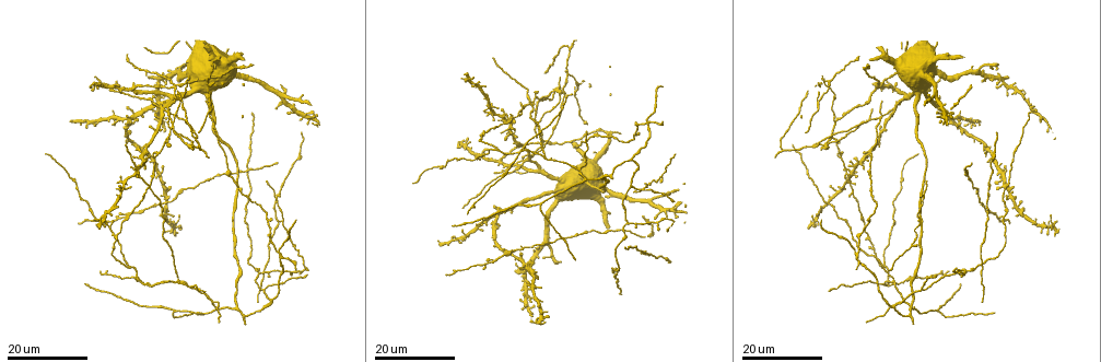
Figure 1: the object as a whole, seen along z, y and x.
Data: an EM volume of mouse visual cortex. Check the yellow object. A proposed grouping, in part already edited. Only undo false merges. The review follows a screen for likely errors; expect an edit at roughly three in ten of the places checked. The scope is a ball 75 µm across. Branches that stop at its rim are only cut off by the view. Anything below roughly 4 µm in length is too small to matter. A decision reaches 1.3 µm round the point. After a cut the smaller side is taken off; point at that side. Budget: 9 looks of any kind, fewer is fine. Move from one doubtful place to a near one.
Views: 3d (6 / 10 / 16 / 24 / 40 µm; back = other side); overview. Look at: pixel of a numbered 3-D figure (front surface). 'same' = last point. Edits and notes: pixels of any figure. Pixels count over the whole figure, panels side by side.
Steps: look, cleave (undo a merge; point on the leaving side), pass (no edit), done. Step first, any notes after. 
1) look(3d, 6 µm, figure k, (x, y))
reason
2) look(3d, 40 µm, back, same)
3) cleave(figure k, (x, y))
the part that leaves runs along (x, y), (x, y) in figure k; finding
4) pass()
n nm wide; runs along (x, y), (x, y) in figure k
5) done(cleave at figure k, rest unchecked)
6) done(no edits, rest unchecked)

look(3d, 24 µm, figure 1, (891, 107))
a fork

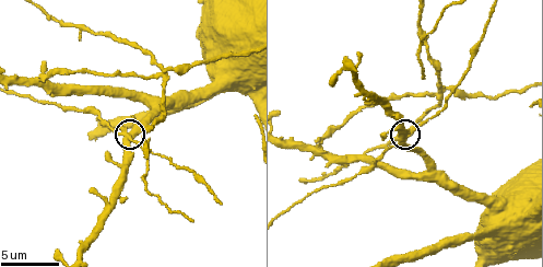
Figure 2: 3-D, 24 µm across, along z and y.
look(3d, 6 µm, figure 2, (128, 140))

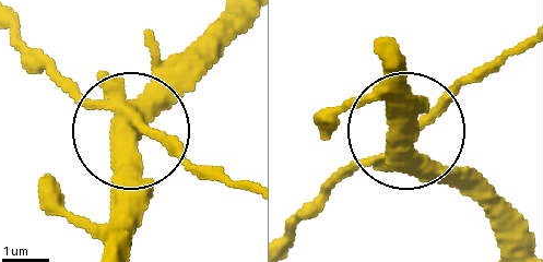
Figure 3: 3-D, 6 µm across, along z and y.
cleave(figure 3, (164, 143))
3 arms; the part that leaves runs along (129, 111), (208, 174), (243, 181) in figure 3; a second cell is stuck on

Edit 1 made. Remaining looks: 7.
look(3d, 16 µm, figure 1, (835, 122))

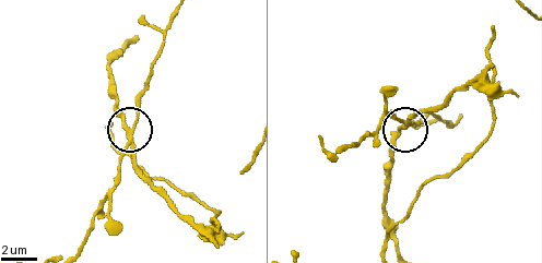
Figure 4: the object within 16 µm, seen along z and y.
look(3d, 10 µm, figure 4, (130, 126))

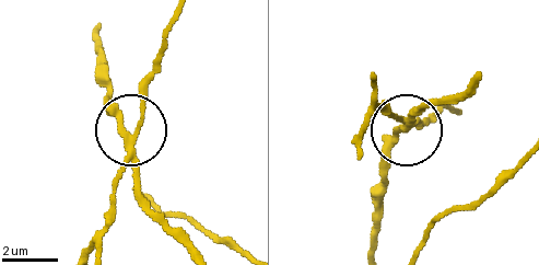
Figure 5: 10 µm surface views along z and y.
cleave(figure 5, (136, 192))
190 nm wide; the part that leaves runs along (133, 149), (113, 116), (98, 36) in figure 5; a second cell is stuck on

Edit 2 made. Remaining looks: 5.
look(overview)

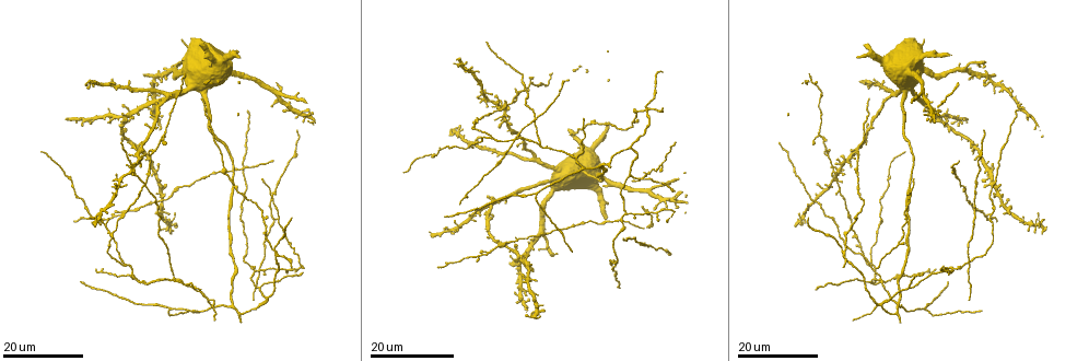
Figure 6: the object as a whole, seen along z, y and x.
look(3d, 16 µm, figure 6, (525, 258))

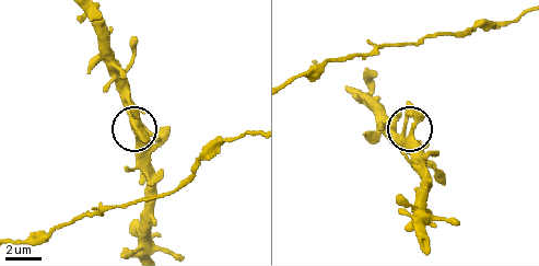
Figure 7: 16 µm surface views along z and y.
look(3d, 6 µm, figure 7, (410, 131))

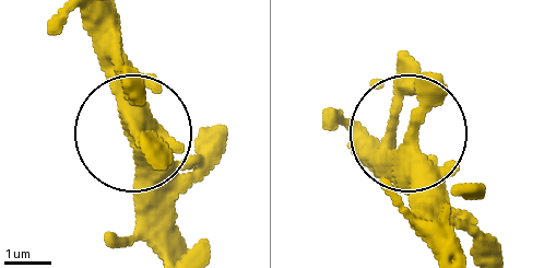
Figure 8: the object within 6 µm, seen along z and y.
pass()
runs along (362, 137), (409, 148), (421, 239) in figure 8; one cell here

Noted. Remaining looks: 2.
look(3d, 16 µm, figure 6, (629, 178))
arms part here

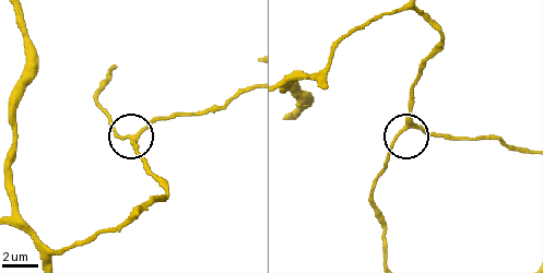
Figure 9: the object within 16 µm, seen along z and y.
look(3d, 6 µm, figure 9, (409, 127))
zoom in

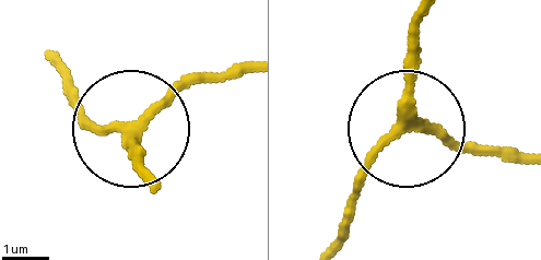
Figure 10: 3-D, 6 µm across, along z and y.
pass()
runs along (419, 16), (411, 130), (496, 145) in figure 10; one cell here

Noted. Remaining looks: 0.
done(cleave at figure 3, cleave at figure 5, rest unchecked)

